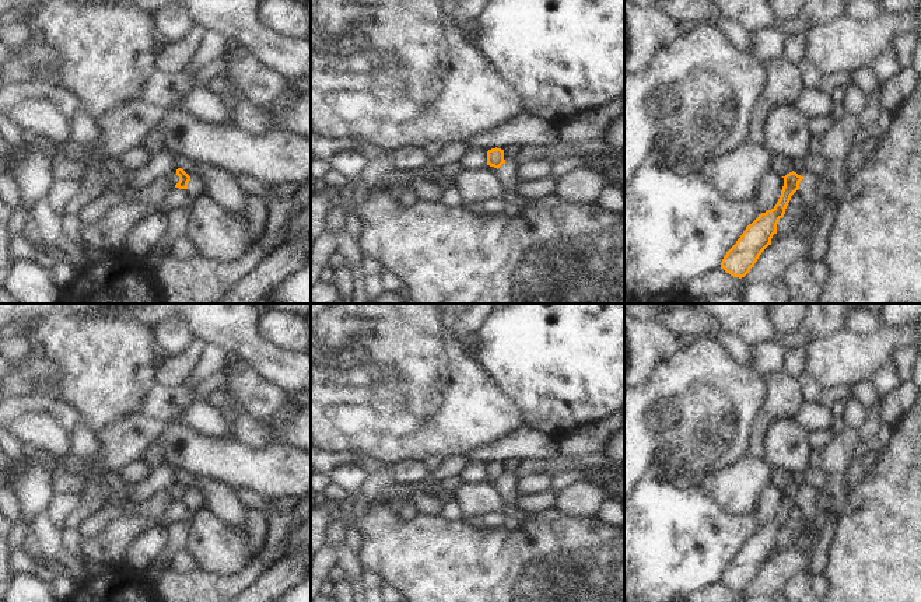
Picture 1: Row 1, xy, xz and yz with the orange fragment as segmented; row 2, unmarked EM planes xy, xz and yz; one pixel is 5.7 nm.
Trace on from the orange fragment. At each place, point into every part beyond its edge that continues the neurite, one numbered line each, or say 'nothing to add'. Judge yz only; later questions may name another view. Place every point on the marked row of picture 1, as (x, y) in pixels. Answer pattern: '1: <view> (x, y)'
nothing to add

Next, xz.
1: xz (486, 184)

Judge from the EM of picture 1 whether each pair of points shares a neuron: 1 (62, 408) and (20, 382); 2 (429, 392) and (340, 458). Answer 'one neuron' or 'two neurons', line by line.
1: two neurons
2: two neurons

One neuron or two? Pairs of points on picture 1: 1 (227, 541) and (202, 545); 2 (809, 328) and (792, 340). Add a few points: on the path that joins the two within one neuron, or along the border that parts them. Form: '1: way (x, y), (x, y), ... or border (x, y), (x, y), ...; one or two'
1: way (221, 543), (207, 543); one
2: way (805, 332), (797, 338); one

